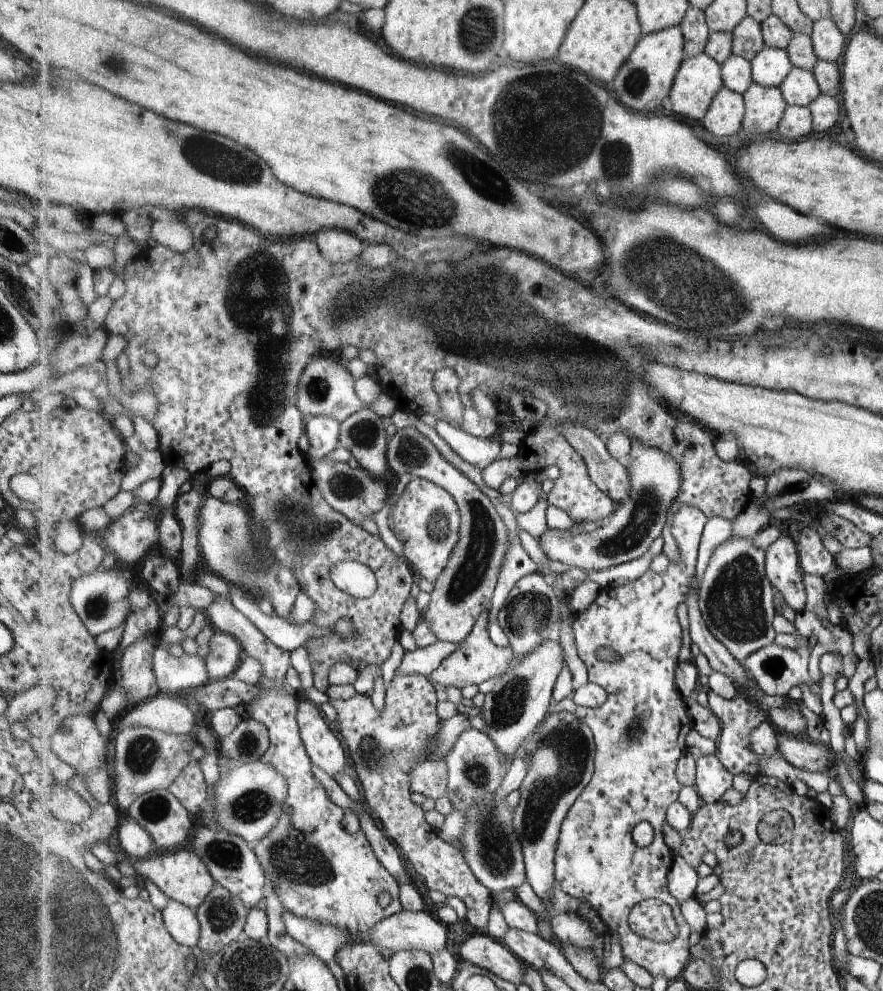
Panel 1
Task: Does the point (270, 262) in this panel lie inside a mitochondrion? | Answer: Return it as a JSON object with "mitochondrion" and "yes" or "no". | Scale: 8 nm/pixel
{"mitochondrion":"yes"}

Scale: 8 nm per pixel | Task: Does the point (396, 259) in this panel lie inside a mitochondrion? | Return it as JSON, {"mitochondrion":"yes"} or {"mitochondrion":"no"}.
{"mitochondrion":"no"}

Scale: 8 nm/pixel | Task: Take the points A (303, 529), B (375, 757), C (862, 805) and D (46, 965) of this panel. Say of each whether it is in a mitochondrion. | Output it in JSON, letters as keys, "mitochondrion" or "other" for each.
{"A":"mitochondrion","B":"mitochondrion","C":"other","D":"mitochondrion"}

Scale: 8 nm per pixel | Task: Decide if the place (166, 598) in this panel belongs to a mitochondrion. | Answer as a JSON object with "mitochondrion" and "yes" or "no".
{"mitochondrion":"no"}

